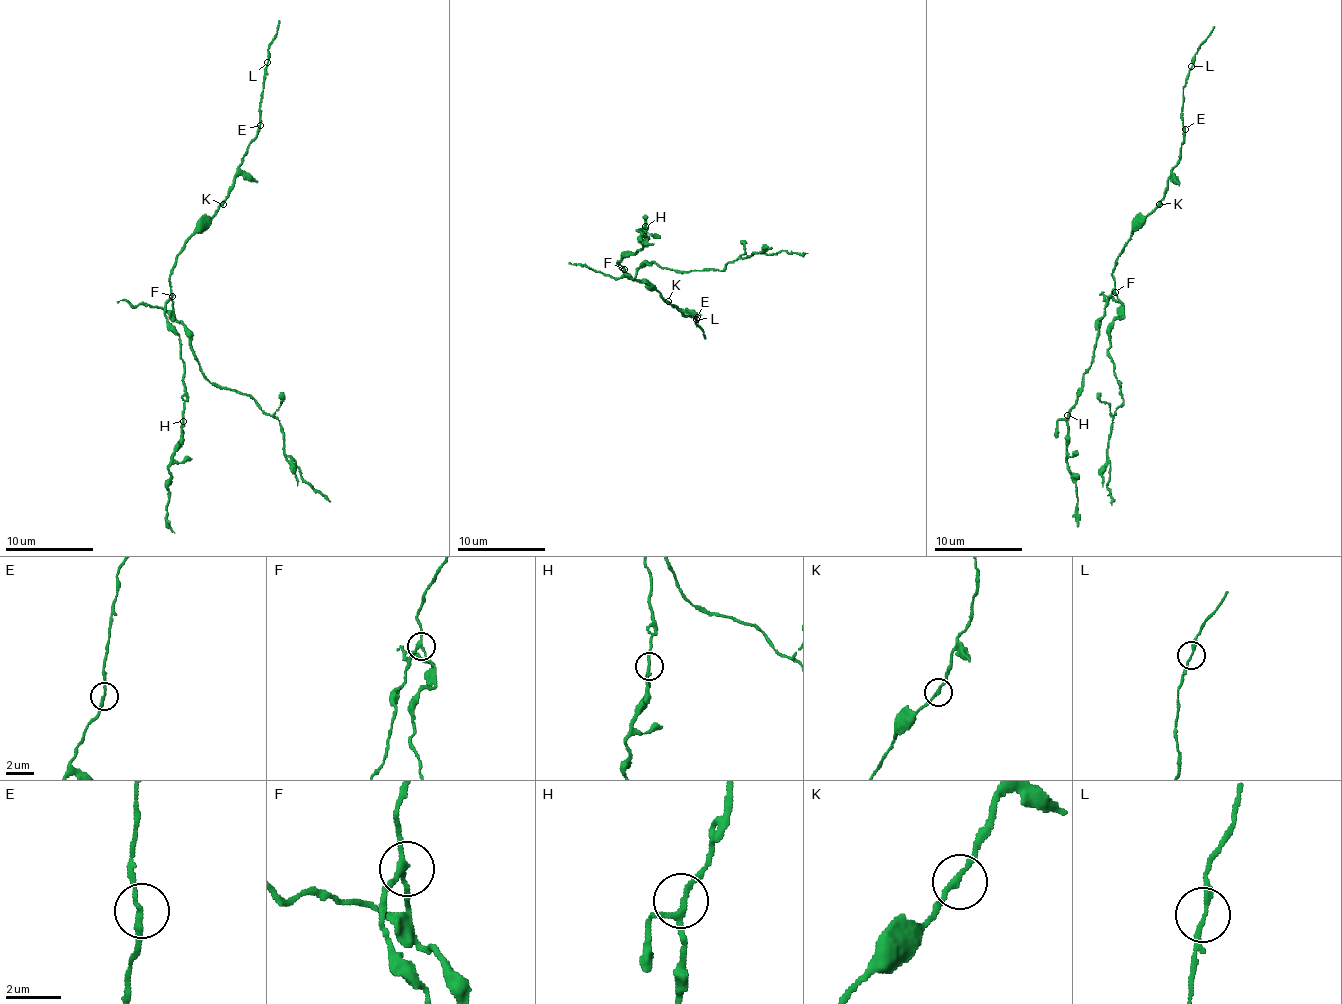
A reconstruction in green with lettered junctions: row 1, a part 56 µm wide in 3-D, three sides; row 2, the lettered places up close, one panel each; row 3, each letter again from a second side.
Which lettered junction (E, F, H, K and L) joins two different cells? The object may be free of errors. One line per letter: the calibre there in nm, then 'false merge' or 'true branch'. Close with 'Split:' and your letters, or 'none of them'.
E: 180 nm | true branch
F: 180 nm | false merge
H: 180 nm | true branch
K: 200 nm | true branch
L: 180 nm | true branch
Split: F

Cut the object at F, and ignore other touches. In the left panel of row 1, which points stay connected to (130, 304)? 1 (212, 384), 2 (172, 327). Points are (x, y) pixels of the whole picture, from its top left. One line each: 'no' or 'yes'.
1: yes
2: no

